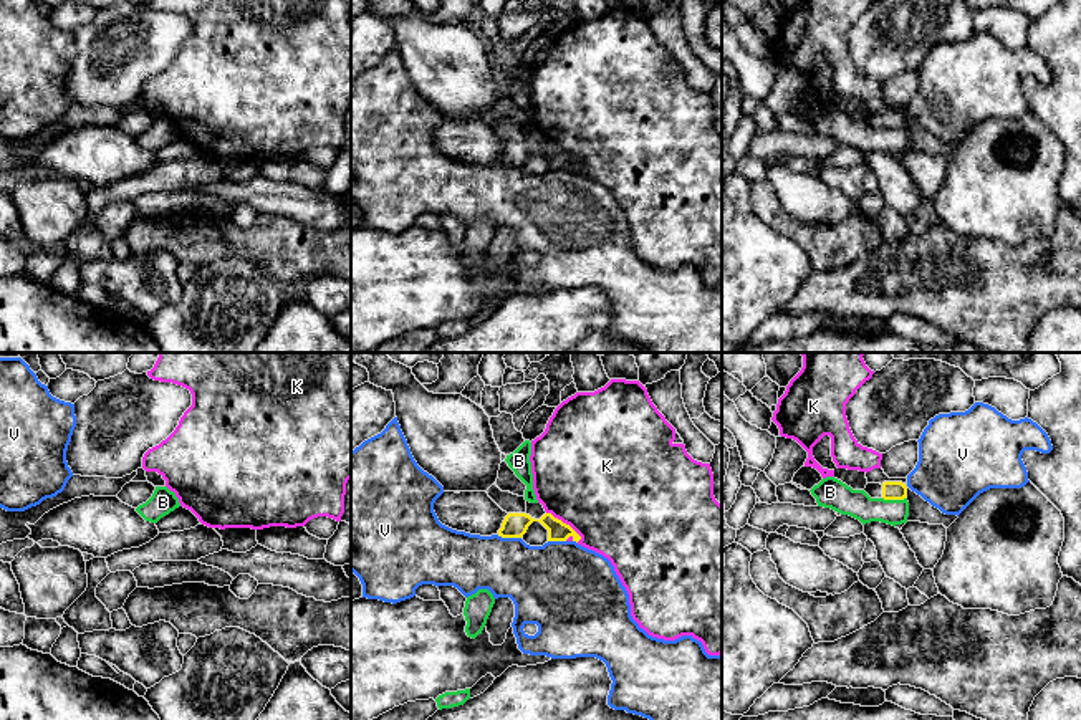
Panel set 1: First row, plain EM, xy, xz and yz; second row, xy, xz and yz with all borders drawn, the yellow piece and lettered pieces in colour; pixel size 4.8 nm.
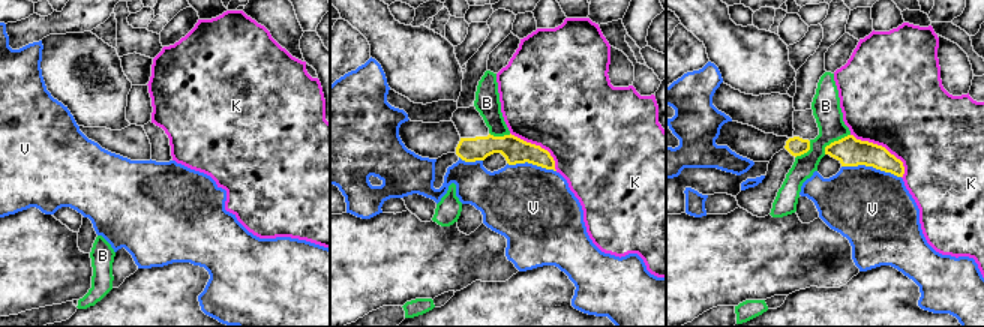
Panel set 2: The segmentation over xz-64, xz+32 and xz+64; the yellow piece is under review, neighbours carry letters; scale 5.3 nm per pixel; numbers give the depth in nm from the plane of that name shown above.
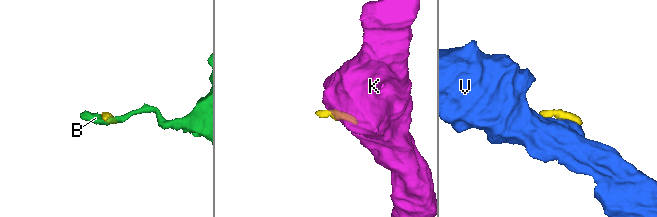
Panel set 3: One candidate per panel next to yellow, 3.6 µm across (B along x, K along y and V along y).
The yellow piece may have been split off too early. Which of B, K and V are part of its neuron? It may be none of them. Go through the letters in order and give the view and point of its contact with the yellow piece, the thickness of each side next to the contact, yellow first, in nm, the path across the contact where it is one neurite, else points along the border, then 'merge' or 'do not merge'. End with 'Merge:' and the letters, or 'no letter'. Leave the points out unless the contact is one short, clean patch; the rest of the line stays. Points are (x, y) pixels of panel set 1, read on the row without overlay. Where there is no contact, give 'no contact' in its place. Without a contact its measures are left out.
B: meets yellow in yz at (894, 128); 100 nm thick on the yellow side, 140 nm on the other; border along yz (883, 126), (906, 128); do not merge
K: meets yellow in xz at (565, 153); 120 nm thick on the yellow side, 500 nm on the other; border along xz (547, 141), (565, 151), (581, 168); do not merge
V: meets yellow in xz at (509, 166); 120 nm thick on the yellow side, 320 nm on the other; do not merge
Merge: no letter

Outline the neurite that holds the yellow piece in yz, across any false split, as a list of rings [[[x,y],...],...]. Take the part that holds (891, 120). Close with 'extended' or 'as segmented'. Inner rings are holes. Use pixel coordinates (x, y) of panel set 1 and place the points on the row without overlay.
[[[902,111],[867,113],[864,121],[871,127],[904,129],[907,127],[907,116]]] | extended

